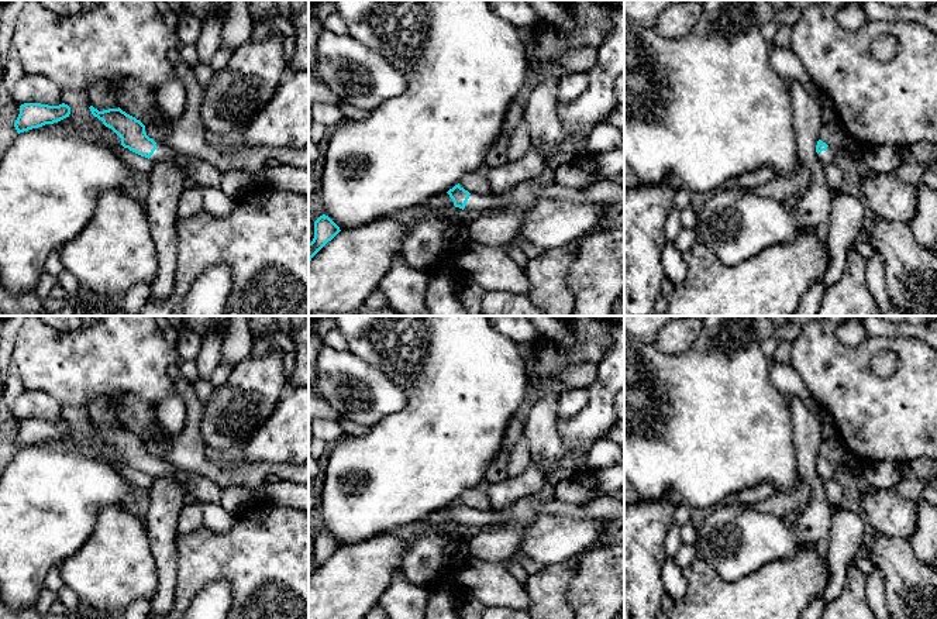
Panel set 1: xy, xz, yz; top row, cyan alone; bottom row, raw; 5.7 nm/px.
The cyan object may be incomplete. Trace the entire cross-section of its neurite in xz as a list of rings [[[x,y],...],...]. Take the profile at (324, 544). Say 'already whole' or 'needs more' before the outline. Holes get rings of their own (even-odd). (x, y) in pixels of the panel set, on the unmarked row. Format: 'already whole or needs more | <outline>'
already whole | [[[320,532],[314,537],[314,554],[309,558],[309,578],[340,547],[340,543],[328,532]]]

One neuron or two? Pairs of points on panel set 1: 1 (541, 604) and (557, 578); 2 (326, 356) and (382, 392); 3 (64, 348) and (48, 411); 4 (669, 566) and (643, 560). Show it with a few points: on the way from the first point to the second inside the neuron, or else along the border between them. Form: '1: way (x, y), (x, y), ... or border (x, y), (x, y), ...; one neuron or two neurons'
1: way (547, 598), (551, 584); one neuron
2: way (340, 370), (368, 381); one neuron
3: border (26, 388), (47, 392), (61, 406); two neurons
4: border (667, 557), (661, 575), (664, 591); two neurons

